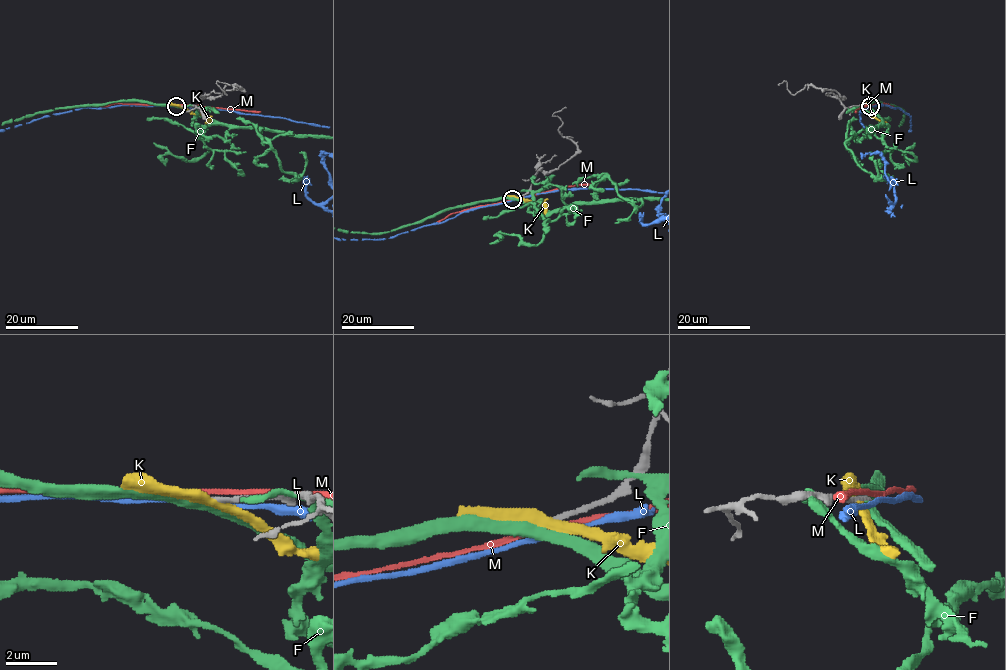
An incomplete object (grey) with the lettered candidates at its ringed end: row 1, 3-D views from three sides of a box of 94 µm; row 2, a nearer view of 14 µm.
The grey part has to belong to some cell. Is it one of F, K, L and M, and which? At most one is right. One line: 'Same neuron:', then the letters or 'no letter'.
Same neuron: no letter

